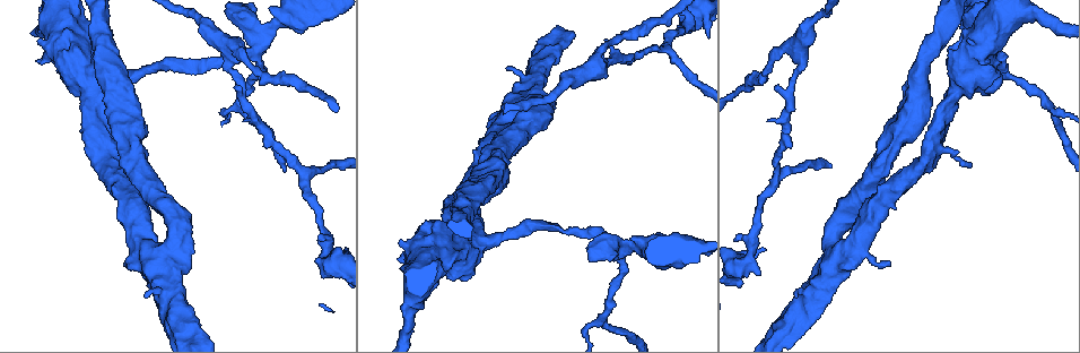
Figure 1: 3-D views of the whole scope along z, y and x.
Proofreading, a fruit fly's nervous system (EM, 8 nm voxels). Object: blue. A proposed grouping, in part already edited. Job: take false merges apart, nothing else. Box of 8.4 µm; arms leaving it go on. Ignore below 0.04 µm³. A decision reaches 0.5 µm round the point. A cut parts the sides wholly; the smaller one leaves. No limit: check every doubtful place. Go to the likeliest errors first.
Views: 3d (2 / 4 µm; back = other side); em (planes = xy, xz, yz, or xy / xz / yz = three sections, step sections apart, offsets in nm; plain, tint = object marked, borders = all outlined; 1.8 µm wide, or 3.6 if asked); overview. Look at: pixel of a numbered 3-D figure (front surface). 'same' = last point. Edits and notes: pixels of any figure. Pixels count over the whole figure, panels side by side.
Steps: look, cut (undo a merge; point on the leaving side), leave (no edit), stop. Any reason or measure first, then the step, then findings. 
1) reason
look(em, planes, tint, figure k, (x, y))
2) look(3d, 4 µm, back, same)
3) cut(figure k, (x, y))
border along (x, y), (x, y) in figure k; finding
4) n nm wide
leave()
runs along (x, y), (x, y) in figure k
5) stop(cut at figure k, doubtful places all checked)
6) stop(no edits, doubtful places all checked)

four arms meet
look(3d, 4 µm, figure 1, (134, 199))

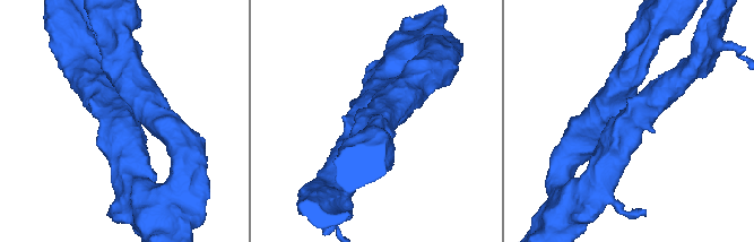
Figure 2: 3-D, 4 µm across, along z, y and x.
look(em, planes, tint, figure 2, (631, 121))

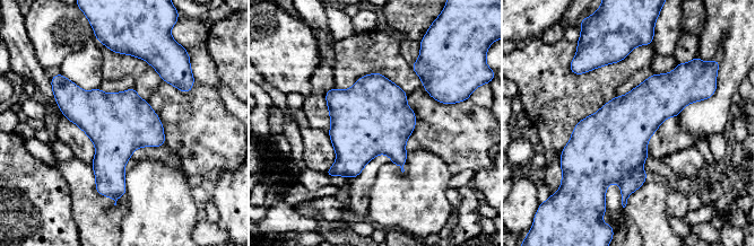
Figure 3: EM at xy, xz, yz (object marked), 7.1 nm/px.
leave()
one cell here

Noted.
looks like a crossing
look(3d, 4 µm, figure 1, (254, 53))

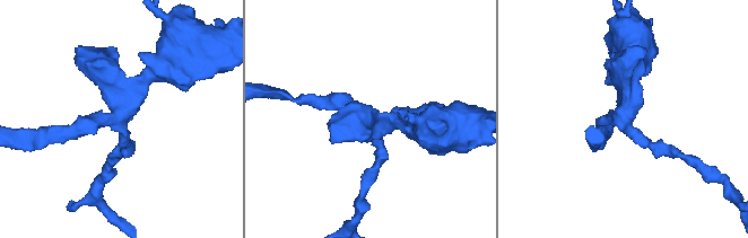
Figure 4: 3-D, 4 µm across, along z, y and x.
look(em, xz, step 16, tint, figure 4, (623, 119))

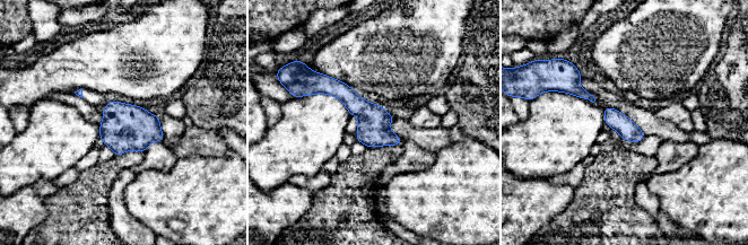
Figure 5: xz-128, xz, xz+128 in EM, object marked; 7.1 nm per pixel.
look(em, planes, borders, same)

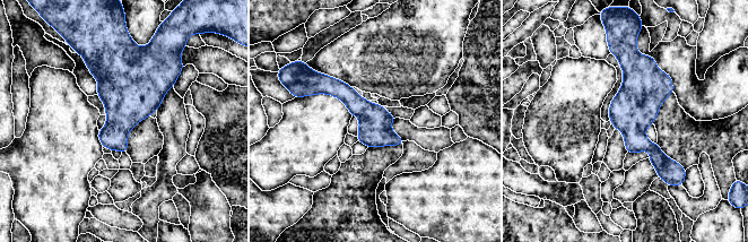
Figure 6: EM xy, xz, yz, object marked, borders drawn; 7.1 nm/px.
leave()
continuous, no second cell

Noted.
calibre changes
look(em, 3.6 µm, planes, borders, figure 1, (751, 255))

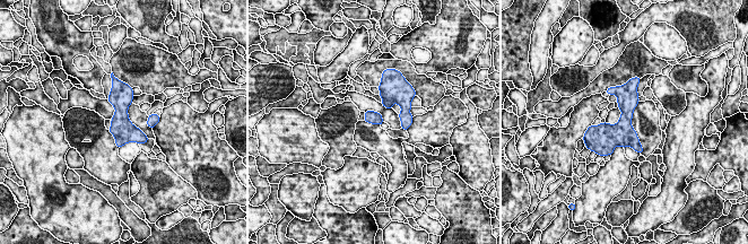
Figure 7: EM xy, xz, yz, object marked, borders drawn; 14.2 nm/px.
leave()
runs along (626, 87), (626, 134), (638, 148) in figure 7; continuous, no second cell

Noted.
abrupt turn
look(em, xy, step 16, tint, figure 1, (802, 55))

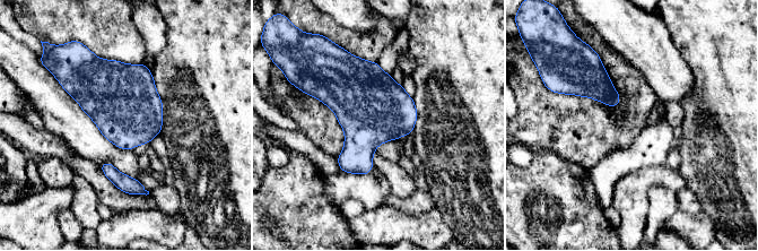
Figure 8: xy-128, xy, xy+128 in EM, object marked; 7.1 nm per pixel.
cut it another way
look(em, planes, tint, same)

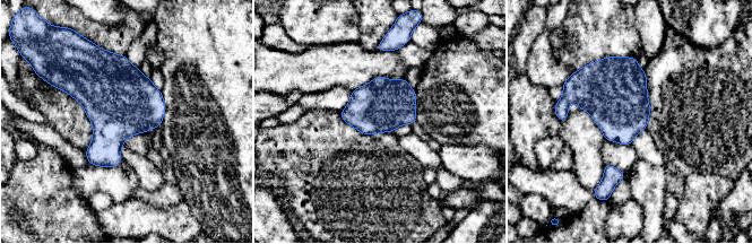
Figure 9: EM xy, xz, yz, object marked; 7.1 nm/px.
leave()
one cell here

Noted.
thick turns thin
look(em, 3.6 µm, planes, tint, figure 1, (461, 245))

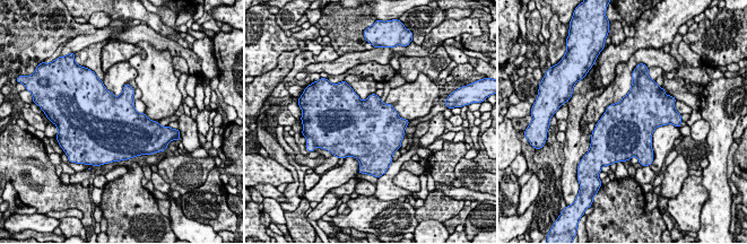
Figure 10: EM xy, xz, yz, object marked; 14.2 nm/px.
leave()
all the same cell

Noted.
stop(no edits, doubtful places all checked)

